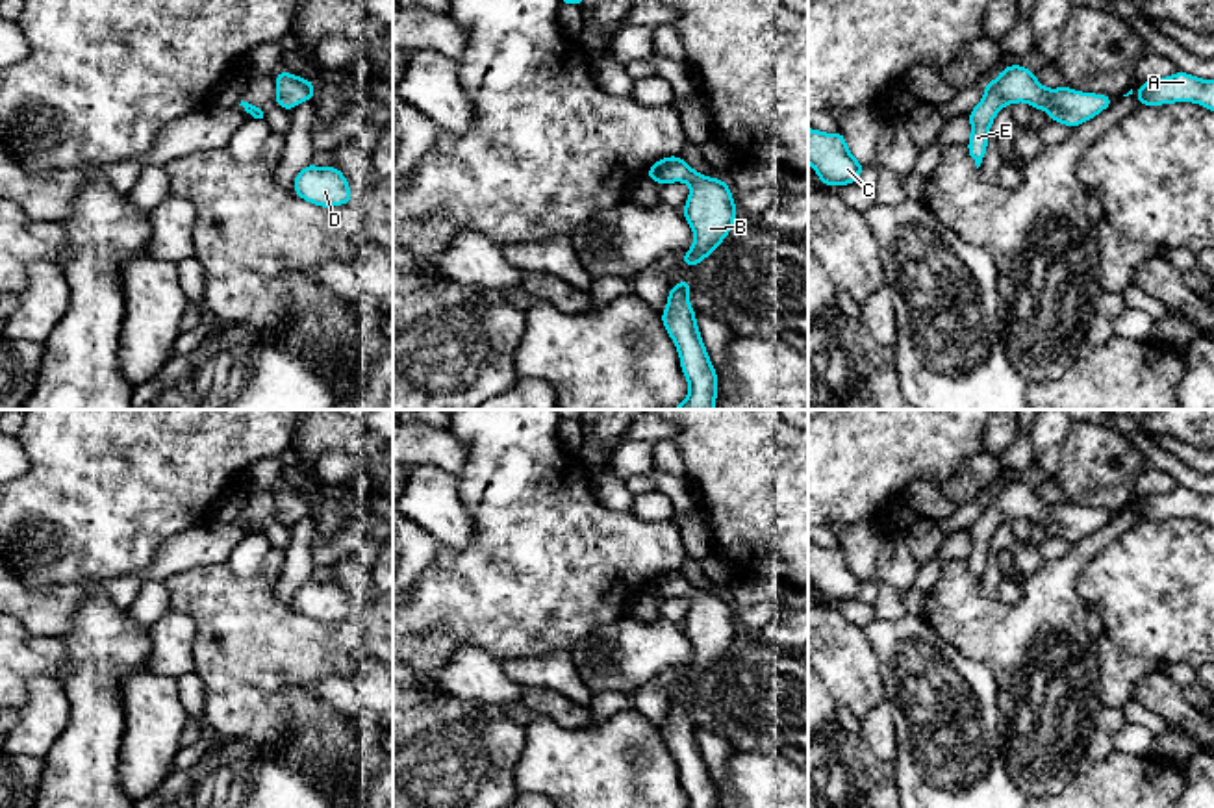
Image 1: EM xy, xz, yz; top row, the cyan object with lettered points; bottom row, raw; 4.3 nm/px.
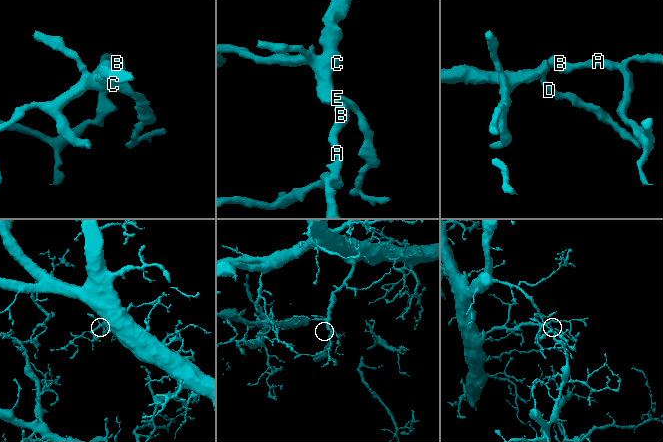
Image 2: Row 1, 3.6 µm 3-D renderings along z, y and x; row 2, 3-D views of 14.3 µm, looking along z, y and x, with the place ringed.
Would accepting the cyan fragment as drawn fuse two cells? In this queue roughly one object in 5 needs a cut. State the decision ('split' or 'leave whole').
leave whole

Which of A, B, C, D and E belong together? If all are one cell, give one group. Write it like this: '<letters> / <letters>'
A B C D E

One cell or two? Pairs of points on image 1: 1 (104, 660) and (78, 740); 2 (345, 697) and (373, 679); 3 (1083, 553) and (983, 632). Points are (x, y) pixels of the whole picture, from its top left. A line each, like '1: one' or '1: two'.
1: one
2: one
3: one

